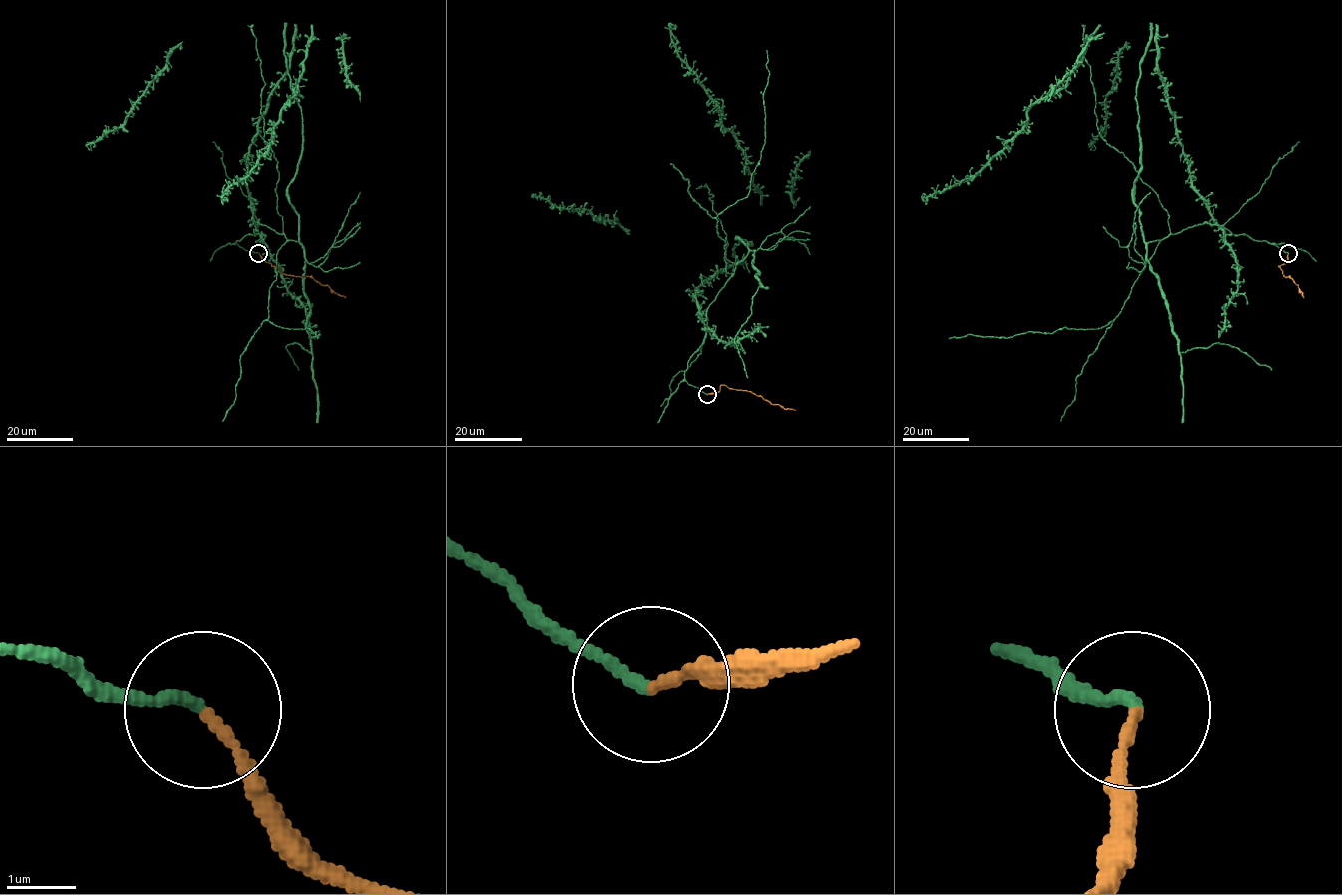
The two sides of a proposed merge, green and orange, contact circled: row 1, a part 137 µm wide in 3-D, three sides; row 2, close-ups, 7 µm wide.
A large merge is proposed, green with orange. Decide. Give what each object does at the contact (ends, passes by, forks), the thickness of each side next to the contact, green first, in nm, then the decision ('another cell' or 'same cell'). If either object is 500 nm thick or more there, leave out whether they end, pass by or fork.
green ends; orange ends; calibres 150 and 140 nm; same cell

